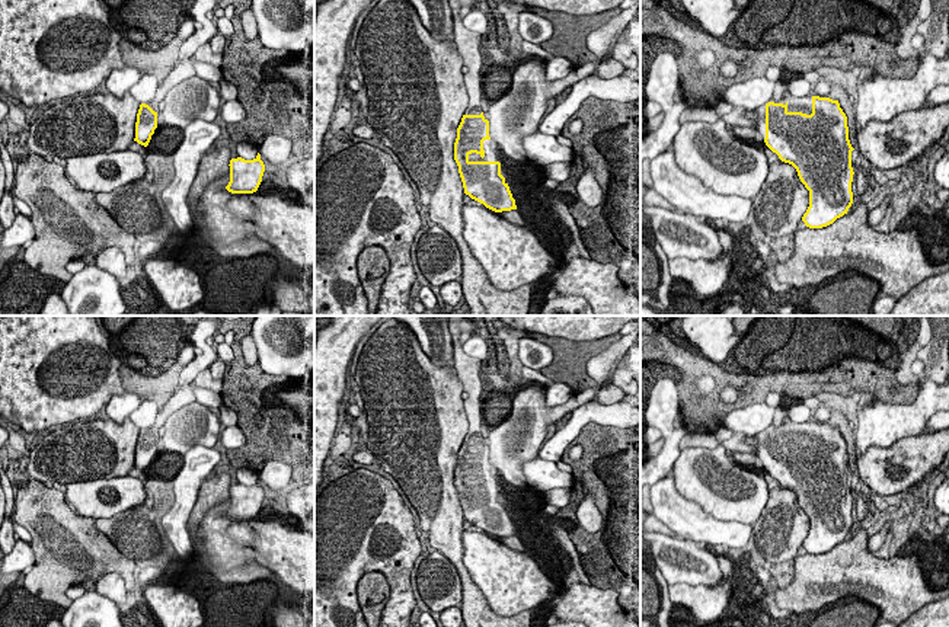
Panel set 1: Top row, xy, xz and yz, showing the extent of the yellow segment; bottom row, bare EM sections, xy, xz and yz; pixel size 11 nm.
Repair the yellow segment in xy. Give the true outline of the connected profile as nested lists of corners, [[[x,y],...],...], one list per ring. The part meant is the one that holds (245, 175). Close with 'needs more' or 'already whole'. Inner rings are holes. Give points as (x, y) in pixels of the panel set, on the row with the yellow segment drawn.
[[[261,154],[253,160],[245,160],[242,157],[230,160],[230,182],[226,189],[231,193],[253,193],[258,191],[265,164],[261,160]]] | already whole

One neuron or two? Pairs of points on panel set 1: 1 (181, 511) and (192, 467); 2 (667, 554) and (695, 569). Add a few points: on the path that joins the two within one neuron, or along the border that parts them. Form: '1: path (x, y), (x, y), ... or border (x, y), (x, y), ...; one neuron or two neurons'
1: path (185, 501), (189, 477); one neuron
2: path (674, 556), (687, 563); one neuron

